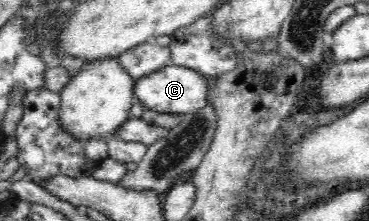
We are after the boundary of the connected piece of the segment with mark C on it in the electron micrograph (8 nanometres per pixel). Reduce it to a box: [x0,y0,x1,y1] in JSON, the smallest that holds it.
[134,65,211,113]

